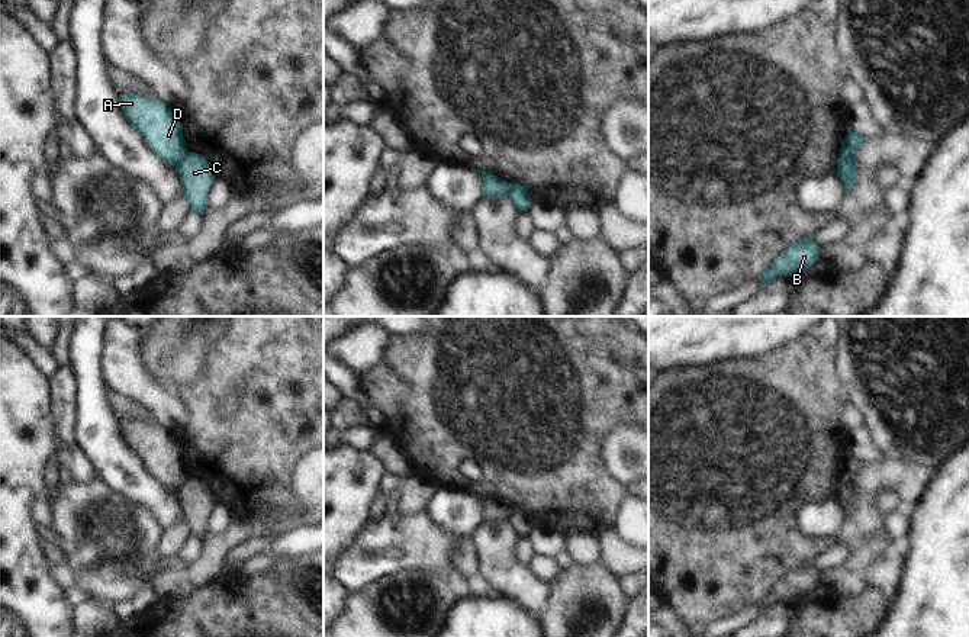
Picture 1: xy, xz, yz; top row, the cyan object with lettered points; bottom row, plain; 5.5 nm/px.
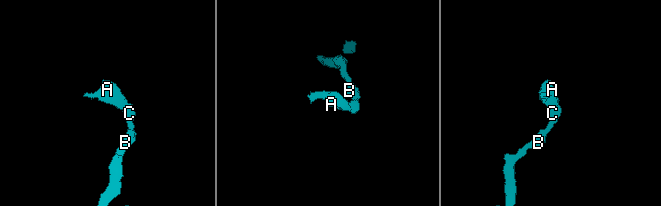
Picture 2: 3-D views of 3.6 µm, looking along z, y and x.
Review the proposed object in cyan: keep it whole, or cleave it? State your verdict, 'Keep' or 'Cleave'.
Cleave.

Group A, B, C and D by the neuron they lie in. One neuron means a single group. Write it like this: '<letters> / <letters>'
A D / B C

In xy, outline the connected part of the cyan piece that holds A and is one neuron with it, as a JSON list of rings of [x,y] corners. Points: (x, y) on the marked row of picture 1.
[[[135,93],[119,96],[119,106],[144,142],[164,163],[174,165],[187,152],[183,126],[171,107],[154,97]]]

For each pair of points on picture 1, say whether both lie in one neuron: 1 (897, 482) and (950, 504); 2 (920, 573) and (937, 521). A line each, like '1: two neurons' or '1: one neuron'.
1: two neurons
2: one neuron

